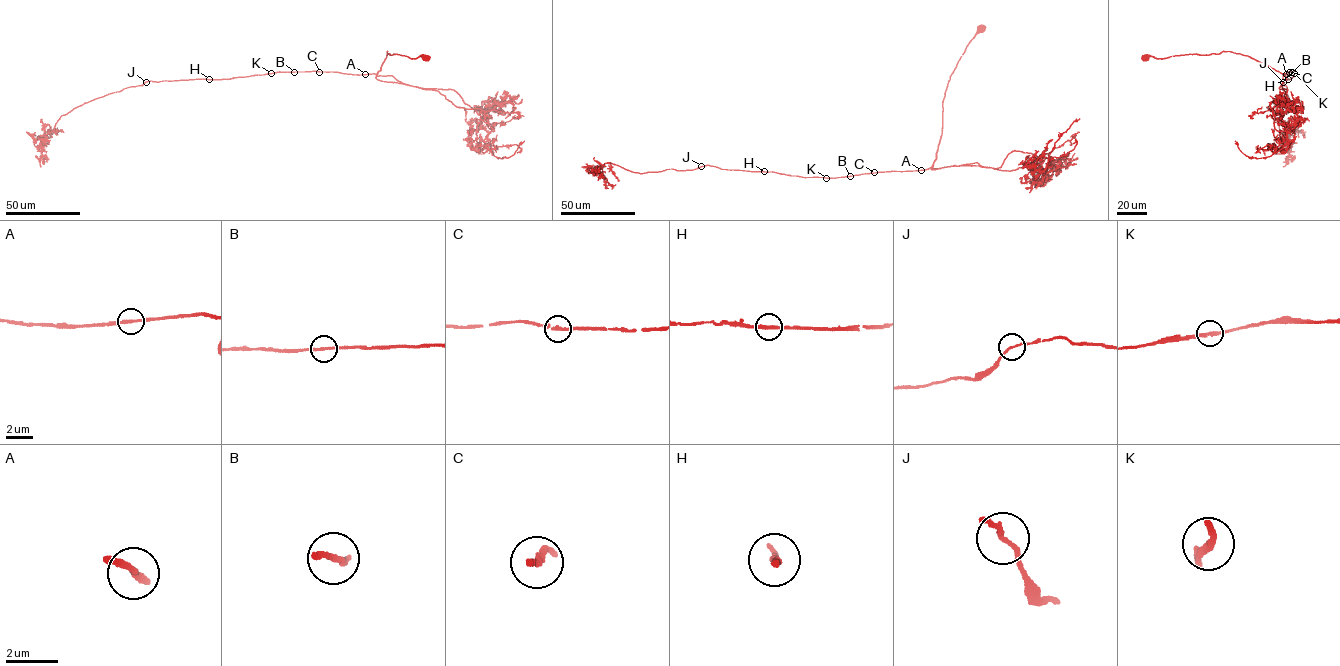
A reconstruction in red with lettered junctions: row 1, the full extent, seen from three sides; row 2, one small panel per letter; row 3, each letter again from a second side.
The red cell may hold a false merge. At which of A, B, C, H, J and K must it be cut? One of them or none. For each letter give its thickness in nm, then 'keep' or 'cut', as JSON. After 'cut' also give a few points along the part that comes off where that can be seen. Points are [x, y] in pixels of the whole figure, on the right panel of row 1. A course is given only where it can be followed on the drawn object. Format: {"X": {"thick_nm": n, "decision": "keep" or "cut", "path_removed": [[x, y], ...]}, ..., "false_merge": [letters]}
{"A": {"thick_nm": 190, "decision": "keep"}, "B": {"thick_nm": 190, "decision": "keep"}, "C": {"thick_nm": 180, "decision": "keep"}, "H": {"thick_nm": 200, "decision": "keep"}, "J": {"thick_nm": 150, "decision": "keep"}, "K": {"thick_nm": 190, "decision": "keep"}, "false_merge": []}

